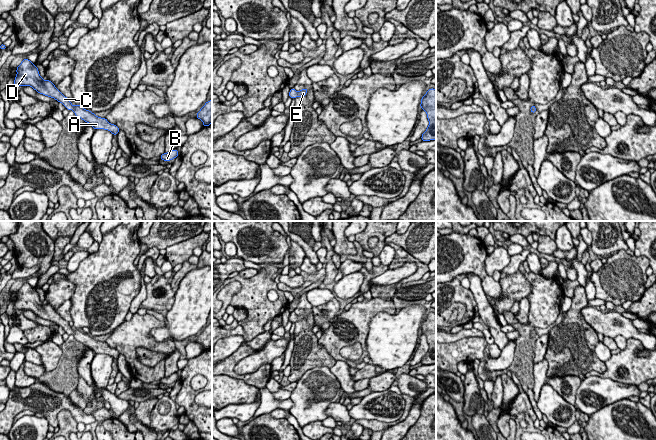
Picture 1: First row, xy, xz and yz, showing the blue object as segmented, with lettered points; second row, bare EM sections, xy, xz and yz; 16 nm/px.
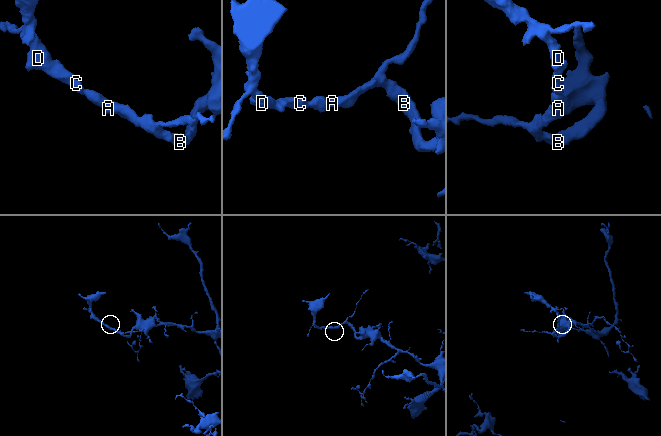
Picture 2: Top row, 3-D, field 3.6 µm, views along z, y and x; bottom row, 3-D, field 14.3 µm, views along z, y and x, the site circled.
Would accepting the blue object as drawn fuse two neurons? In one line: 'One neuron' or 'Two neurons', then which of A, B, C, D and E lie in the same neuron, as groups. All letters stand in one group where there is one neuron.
One neuron. Groups: A B C D E

